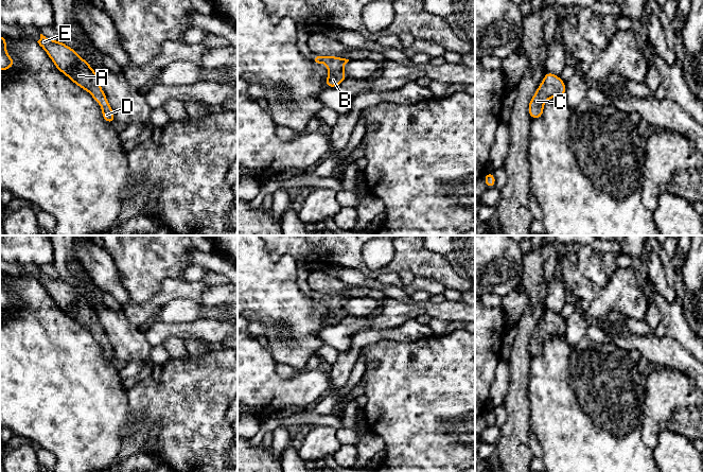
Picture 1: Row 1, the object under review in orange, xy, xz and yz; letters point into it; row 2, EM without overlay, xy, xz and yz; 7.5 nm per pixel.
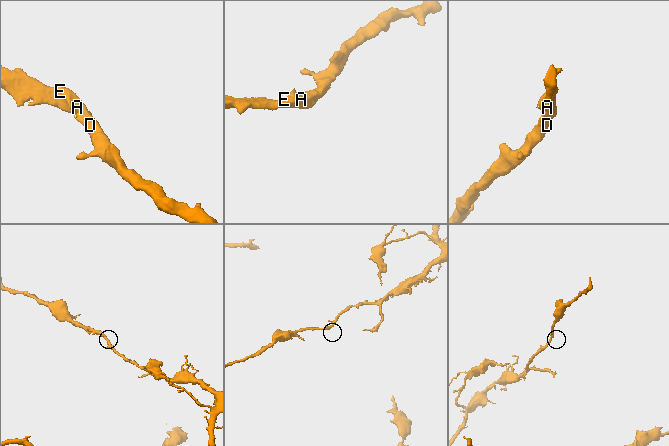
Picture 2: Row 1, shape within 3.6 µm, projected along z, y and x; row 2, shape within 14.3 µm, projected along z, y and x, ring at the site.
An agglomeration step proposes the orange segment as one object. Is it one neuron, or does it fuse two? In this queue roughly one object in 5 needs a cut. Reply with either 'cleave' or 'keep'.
keep

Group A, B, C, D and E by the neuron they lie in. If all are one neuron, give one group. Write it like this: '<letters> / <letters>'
A B C D E

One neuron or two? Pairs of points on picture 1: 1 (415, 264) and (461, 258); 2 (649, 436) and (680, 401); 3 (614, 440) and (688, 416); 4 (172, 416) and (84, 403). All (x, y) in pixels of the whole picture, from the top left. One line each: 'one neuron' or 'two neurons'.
1: two neurons
2: one neuron
3: two neurons
4: two neurons

